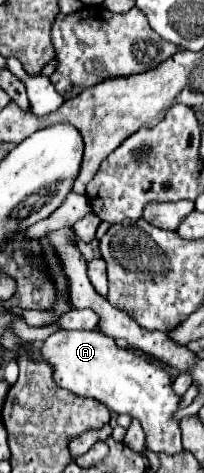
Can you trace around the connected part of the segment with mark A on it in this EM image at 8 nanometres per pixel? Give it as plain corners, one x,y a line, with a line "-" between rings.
59,330
45,340
41,356
53,366
53,378
61,388
77,396
97,398
109,410
137,418
147,436
147,450
165,454
183,452
179,420
173,418
181,396
173,392
173,376
165,366
153,364
129,348
119,348
113,338
95,330

